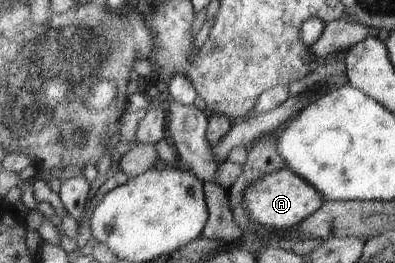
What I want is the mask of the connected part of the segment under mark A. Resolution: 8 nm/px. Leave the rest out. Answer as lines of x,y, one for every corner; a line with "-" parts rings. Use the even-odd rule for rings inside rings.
284,168
270,175
261,177
253,183
244,196
243,207
250,218
255,219
262,228
272,230
292,230
308,216
316,213
323,206
323,196
312,185
290,169

